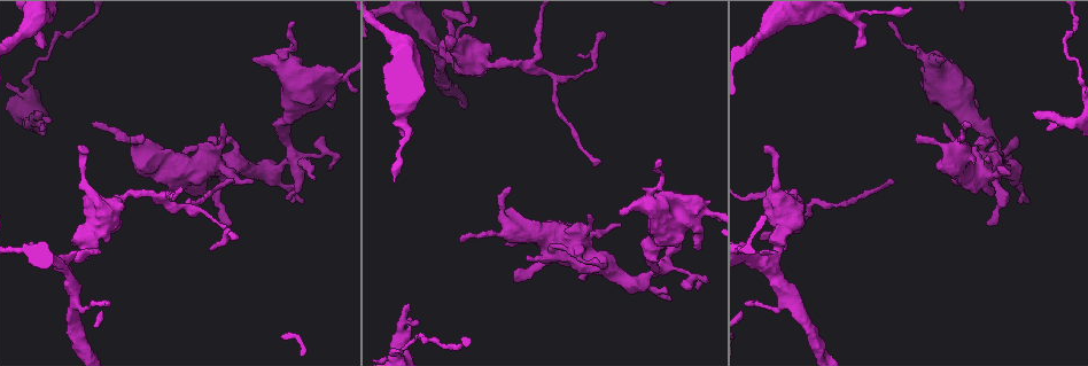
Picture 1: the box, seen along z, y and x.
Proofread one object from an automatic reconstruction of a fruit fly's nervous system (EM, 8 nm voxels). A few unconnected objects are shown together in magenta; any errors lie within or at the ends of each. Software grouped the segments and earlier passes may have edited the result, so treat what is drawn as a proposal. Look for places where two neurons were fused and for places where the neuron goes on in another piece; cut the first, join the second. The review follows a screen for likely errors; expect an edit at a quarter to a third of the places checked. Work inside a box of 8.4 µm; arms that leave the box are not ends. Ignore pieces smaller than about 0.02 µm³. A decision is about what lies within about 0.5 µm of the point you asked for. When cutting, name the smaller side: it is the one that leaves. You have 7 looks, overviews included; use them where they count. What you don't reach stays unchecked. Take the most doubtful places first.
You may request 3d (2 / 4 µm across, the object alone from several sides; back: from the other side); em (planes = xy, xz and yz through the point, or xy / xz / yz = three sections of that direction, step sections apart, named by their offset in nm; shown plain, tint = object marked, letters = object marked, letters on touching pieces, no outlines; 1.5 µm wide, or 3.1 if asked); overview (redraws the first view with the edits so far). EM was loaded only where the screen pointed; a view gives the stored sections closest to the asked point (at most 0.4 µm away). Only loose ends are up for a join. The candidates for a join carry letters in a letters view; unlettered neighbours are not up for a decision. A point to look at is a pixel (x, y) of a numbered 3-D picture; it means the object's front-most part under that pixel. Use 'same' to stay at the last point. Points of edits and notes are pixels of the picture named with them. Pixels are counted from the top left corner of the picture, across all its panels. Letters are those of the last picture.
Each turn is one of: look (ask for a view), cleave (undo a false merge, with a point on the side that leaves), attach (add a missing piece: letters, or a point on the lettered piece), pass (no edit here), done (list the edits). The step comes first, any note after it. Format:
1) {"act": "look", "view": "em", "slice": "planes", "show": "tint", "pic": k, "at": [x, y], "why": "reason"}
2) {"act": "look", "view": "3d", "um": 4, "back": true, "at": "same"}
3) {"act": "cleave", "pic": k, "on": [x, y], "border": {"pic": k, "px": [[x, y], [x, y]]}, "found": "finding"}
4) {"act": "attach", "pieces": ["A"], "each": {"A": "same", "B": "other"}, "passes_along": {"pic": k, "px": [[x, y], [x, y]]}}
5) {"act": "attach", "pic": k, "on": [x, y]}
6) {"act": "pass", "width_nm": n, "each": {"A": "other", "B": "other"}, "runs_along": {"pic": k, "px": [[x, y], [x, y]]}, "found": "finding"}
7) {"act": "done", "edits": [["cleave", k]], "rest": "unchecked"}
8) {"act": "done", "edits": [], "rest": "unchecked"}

{"act": "look", "view": "em", "slice": "planes", "show": "letters", "pic": 1, "at": [659, 159], "why": "free end"}

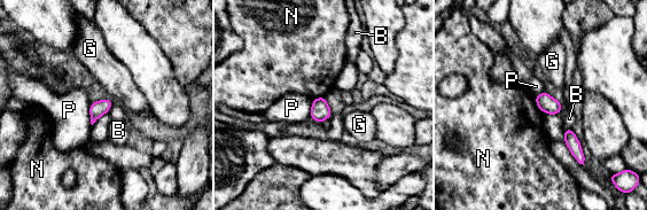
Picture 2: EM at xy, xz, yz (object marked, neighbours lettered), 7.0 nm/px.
{"act": "pass", "width_nm": 110, "each": {"B": "other", "G": "other", "N": "other", "P": "other"}, "border": {"pic": 2, "px": [[534, 96], [535, 103], [540, 111]]}, "found": "no lettered piece goes on from it"}

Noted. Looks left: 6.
{"act": "look", "view": "em", "slice": "planes", "show": "letters", "pic": 1, "at": [462, 240], "why": "an open end"}

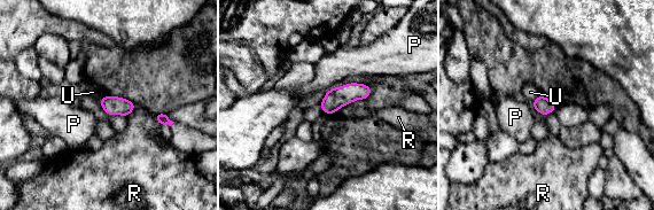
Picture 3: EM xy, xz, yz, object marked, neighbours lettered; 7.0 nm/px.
{"act": "pass", "each": {"P": "other", "R": "other", "U": "other"}, "border": {"pic": 3, "px": [[363, 99], [343, 104], [336, 111]]}, "found": "no lettered piece goes on from it"}

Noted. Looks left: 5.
{"act": "look", "view": "em", "slice": "xy", "step": 8, "show": "letters", "pic": 1, "at": [238, 236], "why": "free end"}

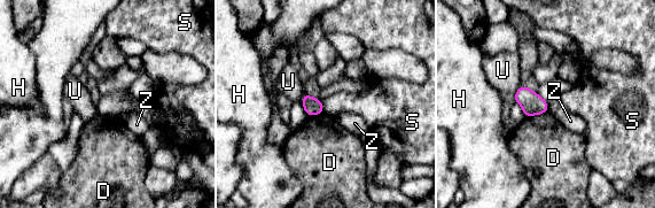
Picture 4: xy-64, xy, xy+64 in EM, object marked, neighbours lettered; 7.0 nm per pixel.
{"act": "pass", "width_nm": 120, "each": {"D": "other", "H": "other", "S": "other", "U": "other", "Z": "other"}, "border": {"pic": 4, "px": [[547, 102], [548, 110]]}, "found": "no lettered piece goes on from it"}

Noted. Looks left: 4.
{"act": "done", "edits": [], "rest": "unchecked"}

